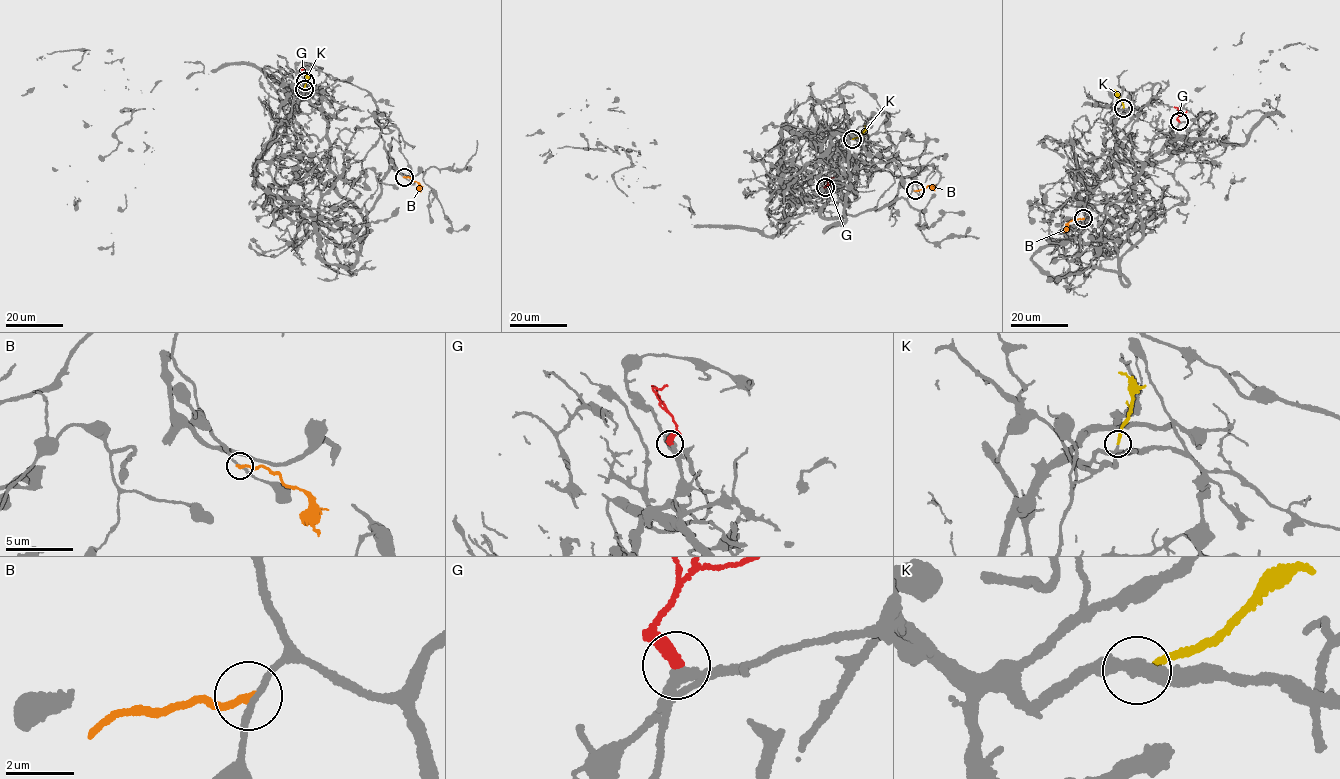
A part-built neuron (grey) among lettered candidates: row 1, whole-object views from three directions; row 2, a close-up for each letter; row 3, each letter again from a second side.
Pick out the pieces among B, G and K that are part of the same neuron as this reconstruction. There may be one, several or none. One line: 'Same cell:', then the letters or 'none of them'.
Same cell: G, K

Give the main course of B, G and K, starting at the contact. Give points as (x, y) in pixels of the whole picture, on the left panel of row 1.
B: (404, 177), (417, 182), (421, 192)
G: (305, 81), (306, 77), (302, 69), (304, 69)
K: (303, 89), (307, 78), (304, 74)

